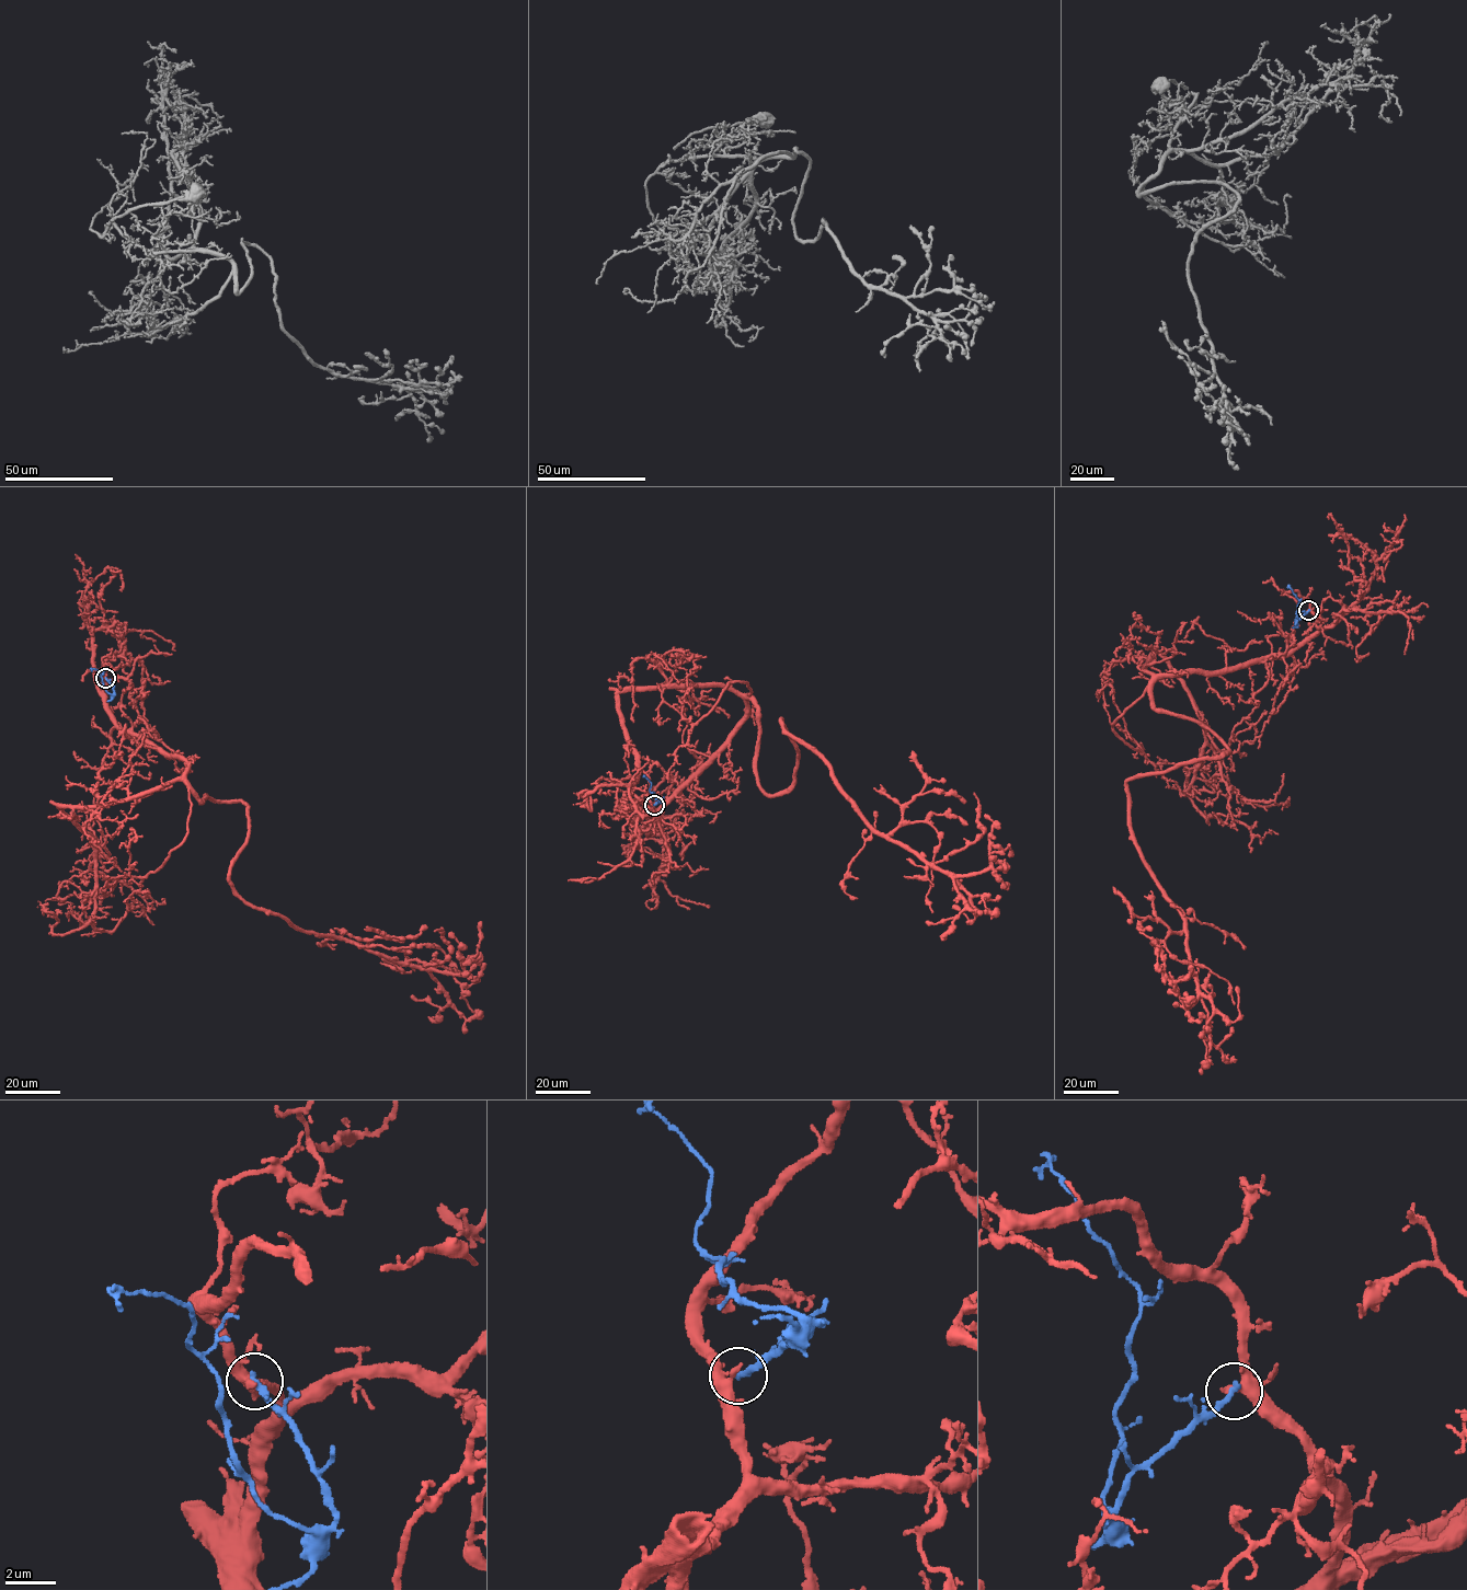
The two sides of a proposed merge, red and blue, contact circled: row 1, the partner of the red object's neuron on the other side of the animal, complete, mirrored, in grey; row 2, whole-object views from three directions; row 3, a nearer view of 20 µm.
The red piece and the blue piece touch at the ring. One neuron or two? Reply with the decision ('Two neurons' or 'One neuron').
Two neurons

